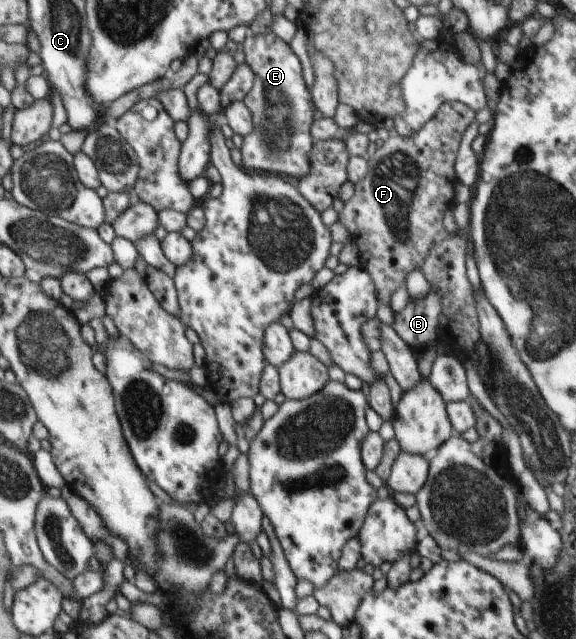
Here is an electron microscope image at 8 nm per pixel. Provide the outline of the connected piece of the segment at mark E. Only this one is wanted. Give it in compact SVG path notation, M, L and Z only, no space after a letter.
M248 32L244 40L245 62L254 72L253 86L243 102L252 114L254 130L244 137L242 168L247 171L277 173L296 181L310 172L310 150L314 145L310 126L314 122L314 102L302 76L301 62L289 44L274 33Z

